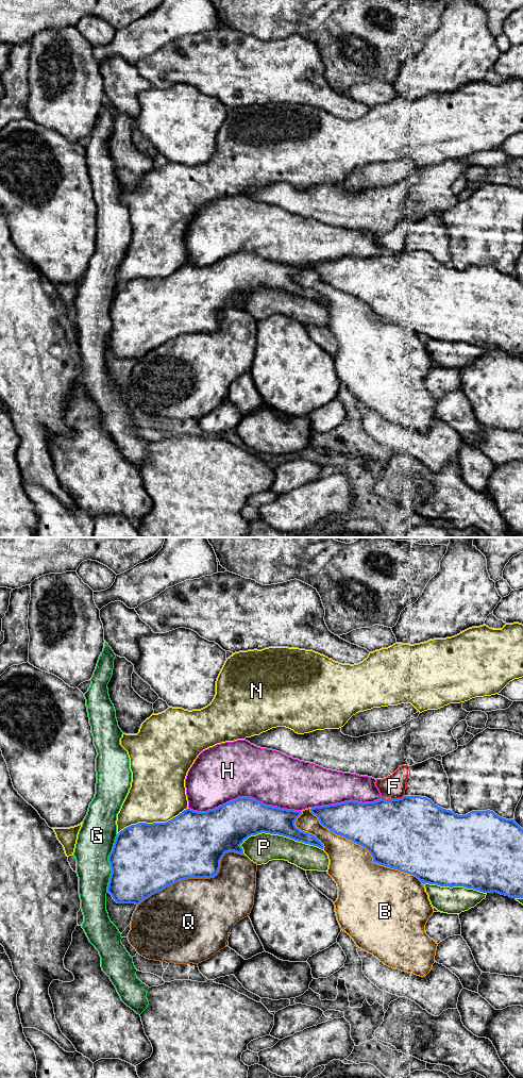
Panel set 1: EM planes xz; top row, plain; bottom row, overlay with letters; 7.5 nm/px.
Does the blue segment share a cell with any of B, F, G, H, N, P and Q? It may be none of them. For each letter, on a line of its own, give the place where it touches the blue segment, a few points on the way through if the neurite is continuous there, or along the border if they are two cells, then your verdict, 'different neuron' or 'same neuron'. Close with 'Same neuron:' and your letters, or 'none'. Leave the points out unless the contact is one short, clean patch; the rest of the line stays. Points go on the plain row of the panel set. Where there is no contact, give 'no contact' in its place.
B: xz (367, 304) | different neuron
F: xz (392, 254) | along xz (403, 250), (398, 253), (382, 254) | different neuron
G: xz (110, 318) | different neuron
H: xz (245, 252) | different neuron
N: xz (153, 278) | different neuron
P: xz (281, 289) | same neuron
Q: xz (196, 332) | different neuron
Same neuron: P

